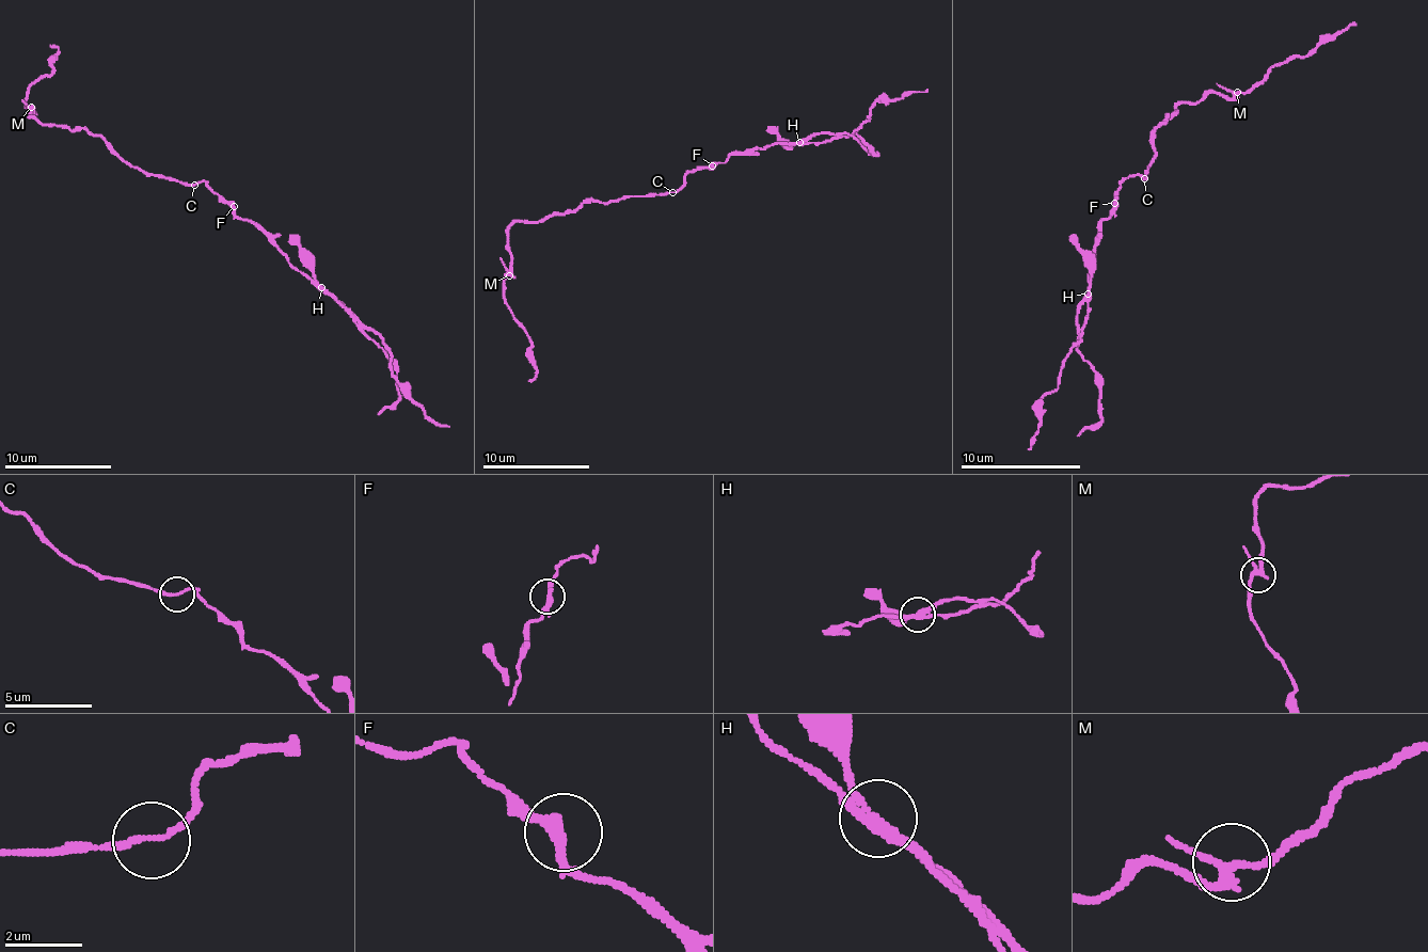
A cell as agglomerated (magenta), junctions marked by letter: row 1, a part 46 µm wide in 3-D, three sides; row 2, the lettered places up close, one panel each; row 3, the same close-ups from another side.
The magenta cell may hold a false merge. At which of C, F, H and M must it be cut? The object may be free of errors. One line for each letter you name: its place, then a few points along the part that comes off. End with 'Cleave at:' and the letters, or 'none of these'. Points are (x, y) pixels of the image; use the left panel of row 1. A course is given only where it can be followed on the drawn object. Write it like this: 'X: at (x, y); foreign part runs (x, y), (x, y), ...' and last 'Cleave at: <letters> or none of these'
H: at (321, 287); foreign part runs (322, 286), (374, 339), (397, 371), (400, 398), (379, 415)
Cleave at: H

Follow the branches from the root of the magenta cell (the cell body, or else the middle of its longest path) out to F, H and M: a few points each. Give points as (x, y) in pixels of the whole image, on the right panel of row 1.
F: (1144, 178), (1129, 175), (1120, 185), (1114, 203)
H: (1144, 178), (1129, 175), (1120, 185), (1114, 211), (1101, 223), (1101, 238), (1090, 268), (1087, 292)
M: (1144, 178), (1156, 155), (1153, 133), (1168, 115), (1176, 112), (1179, 104), (1194, 104), (1209, 92), (1237, 92)

